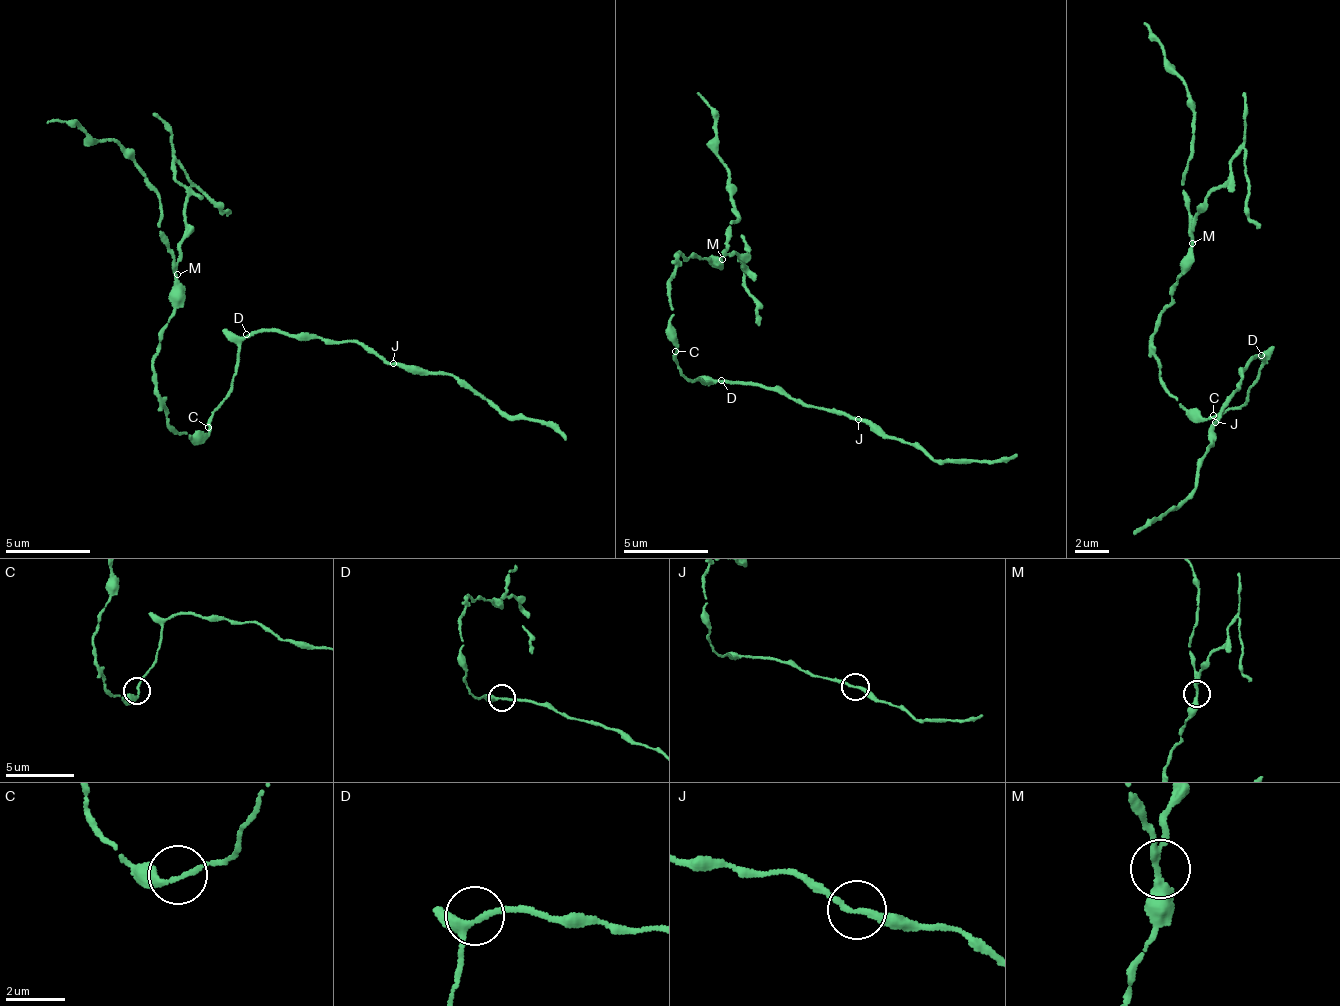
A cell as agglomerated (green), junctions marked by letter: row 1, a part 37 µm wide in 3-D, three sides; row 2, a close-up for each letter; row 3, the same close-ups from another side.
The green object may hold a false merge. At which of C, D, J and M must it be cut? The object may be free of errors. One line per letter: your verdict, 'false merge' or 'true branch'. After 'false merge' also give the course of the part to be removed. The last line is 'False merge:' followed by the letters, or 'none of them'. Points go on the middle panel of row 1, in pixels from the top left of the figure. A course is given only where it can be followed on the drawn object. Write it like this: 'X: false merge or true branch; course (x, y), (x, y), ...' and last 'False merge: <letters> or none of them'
C: true branch
D: true branch
J: true branch
M: false merge; course (722, 259), (745, 254), (743, 267), (741, 263), (743, 290), (750, 296), (760, 324)
False merge: M

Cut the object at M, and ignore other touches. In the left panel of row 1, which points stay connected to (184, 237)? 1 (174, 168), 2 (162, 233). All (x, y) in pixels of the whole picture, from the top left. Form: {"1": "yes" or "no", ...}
{"1": "yes", "2": "no"}

